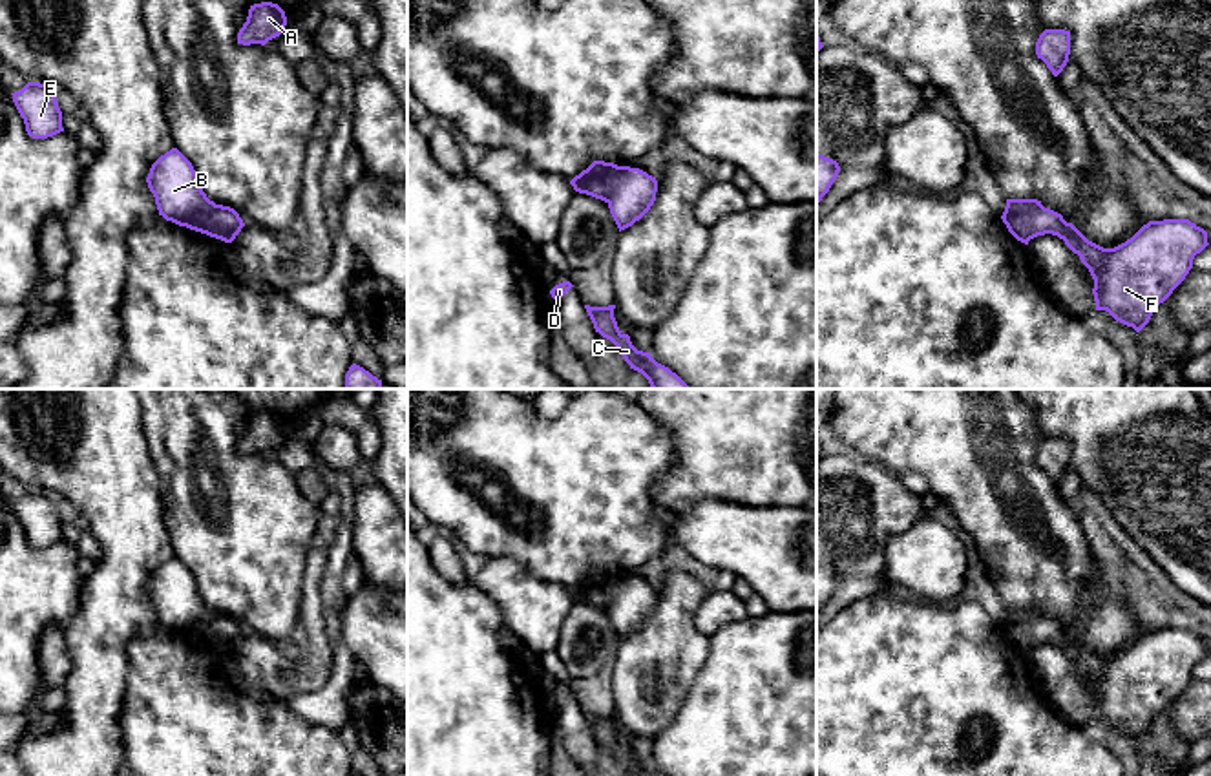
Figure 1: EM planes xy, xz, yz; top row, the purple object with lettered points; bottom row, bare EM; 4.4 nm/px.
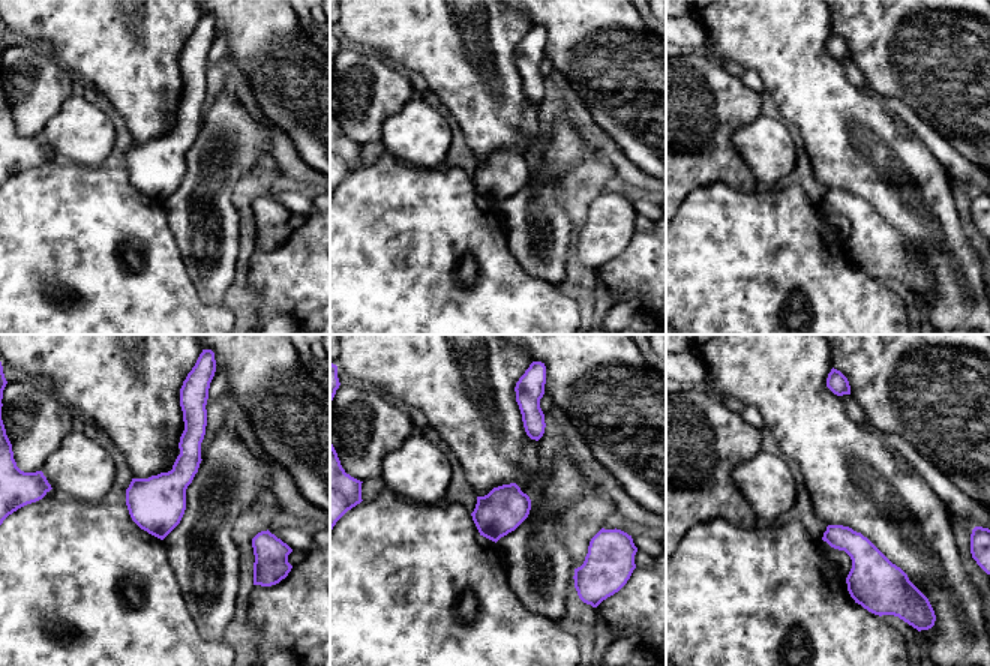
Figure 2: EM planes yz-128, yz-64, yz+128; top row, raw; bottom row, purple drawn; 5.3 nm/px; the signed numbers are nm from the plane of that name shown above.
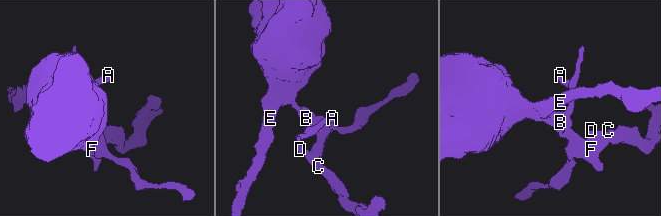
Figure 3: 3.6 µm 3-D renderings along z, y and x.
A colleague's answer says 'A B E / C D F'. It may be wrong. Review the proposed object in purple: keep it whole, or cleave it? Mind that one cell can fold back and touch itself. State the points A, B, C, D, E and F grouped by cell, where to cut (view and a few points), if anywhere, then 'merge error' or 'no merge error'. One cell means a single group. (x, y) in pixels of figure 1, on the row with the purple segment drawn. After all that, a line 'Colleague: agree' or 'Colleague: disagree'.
A B E / C D F; cut in yz along (1043, 207), (1023, 210), (1005, 223); merge error
Colleague: agree

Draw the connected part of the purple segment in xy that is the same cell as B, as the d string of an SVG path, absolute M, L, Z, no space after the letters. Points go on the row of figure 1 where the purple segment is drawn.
M177 148L152 164L146 183L159 215L190 230L201 232L217 206L206 197L192 163Z

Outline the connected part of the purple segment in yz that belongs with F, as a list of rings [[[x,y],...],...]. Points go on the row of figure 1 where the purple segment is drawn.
[[[1050,208],[1023,212],[1005,225],[1025,245],[1045,234],[1063,239],[1094,279],[1096,310],[1107,310],[1136,332],[1185,279],[1195,256],[1209,245],[1207,232],[1189,219],[1149,221],[1114,248],[1089,241]]]

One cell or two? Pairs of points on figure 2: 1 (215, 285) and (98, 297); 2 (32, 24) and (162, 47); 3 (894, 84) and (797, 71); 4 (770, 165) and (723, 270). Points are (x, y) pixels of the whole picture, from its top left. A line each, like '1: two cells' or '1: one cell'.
1: two cells
2: one cell
3: two cells
4: two cells

